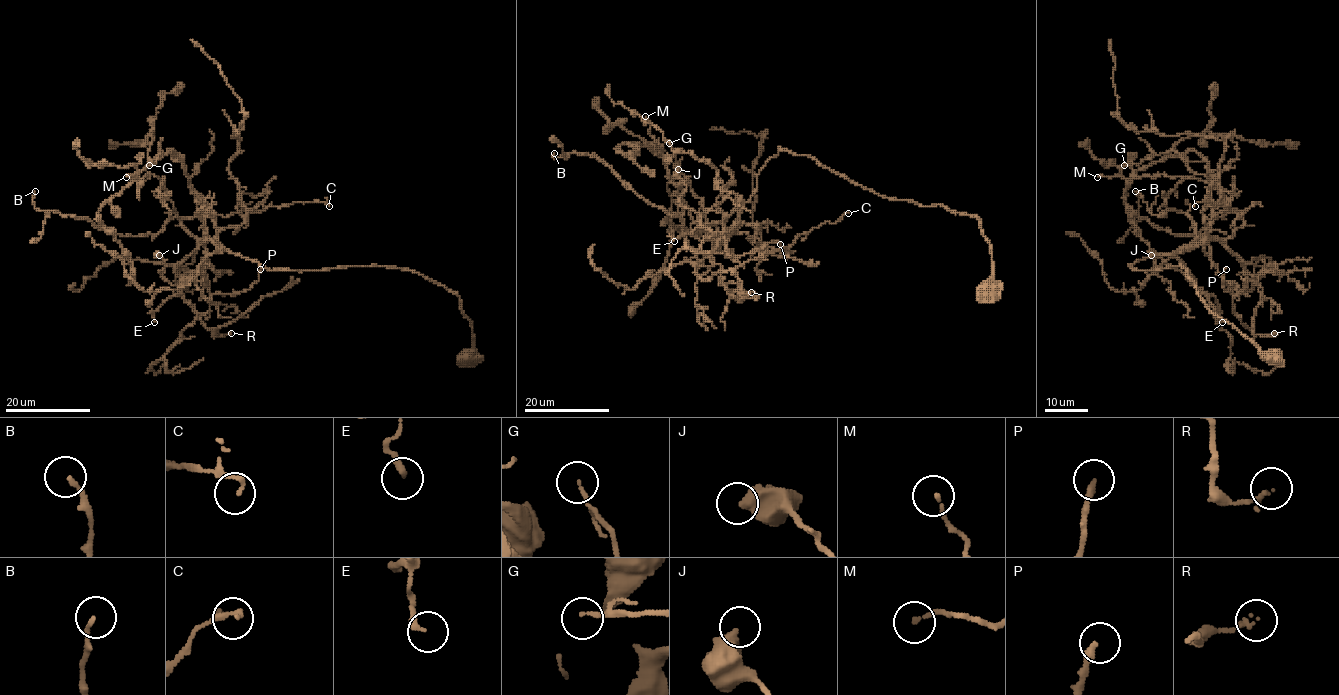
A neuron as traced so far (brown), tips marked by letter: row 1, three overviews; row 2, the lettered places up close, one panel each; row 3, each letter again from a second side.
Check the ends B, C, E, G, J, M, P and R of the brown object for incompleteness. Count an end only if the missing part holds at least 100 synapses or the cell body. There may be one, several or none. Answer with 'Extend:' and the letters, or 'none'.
Extend: none

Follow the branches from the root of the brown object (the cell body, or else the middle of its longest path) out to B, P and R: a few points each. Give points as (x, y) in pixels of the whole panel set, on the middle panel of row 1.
B: (987, 292), (976, 217), (880, 196), (804, 154), (766, 163), (723, 244), (598, 159), (554, 153)
P: (987, 292), (992, 250), (976, 217), (880, 196), (786, 150), (766, 163), (722, 234), (731, 258), (780, 244)
R: (987, 292), (992, 250), (976, 217), (880, 196), (786, 150), (695, 264), (703, 280), (732, 270), (751, 292)

